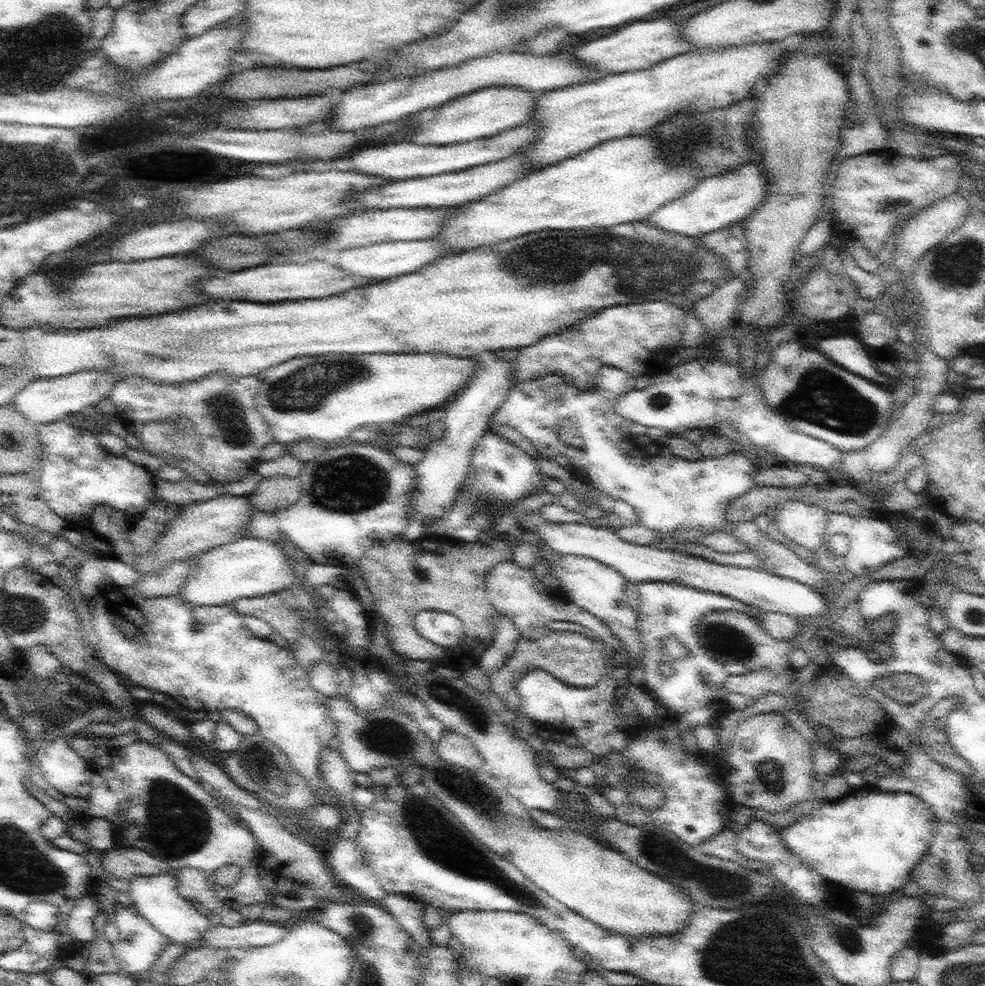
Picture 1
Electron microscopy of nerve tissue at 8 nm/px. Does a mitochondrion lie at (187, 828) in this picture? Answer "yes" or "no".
yes

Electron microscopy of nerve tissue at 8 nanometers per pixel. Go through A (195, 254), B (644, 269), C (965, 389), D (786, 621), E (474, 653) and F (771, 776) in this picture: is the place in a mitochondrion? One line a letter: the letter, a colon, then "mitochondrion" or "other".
A: other
B: mitochondrion
C: other
D: other
E: other
F: mitochondrion

